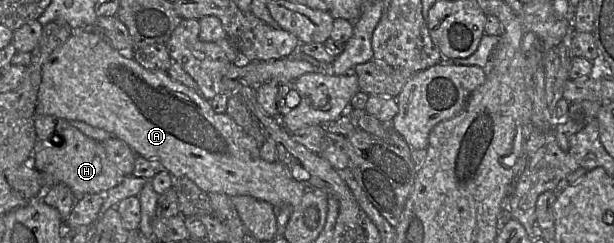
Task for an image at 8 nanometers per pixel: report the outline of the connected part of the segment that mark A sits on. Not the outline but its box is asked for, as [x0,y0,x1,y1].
[35,24,308,207]

